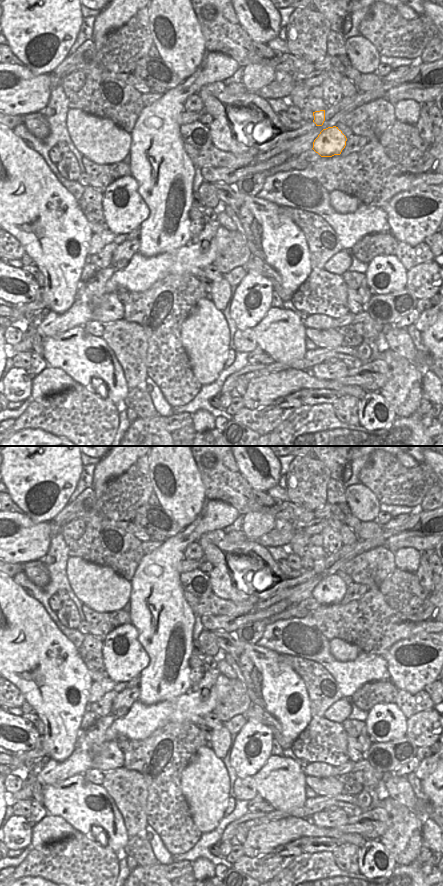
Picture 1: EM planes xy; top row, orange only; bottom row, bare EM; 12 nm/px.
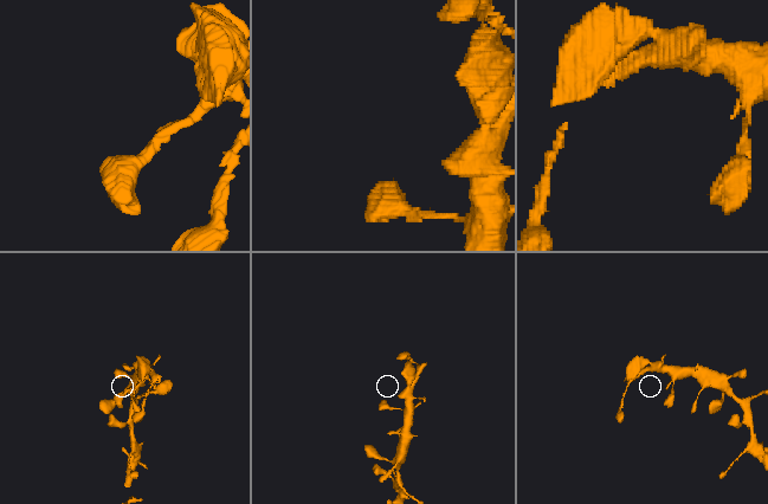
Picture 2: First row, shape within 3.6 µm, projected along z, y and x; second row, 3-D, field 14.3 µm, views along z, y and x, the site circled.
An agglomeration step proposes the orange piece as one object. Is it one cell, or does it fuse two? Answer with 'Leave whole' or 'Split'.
Leave whole.

